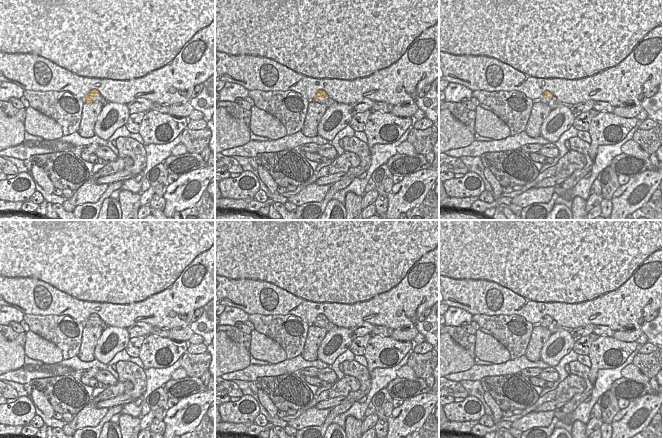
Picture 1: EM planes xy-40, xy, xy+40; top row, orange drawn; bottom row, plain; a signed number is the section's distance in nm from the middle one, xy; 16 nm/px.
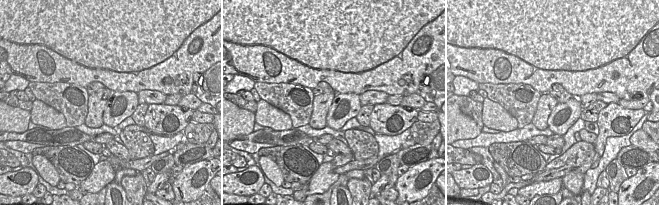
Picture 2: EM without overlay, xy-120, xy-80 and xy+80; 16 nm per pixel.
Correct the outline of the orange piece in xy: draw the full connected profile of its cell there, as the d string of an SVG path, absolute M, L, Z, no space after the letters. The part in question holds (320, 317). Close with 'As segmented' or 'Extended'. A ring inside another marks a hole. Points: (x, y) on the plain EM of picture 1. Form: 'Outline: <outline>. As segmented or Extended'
Outline: M319 314L312 325L324 328L327 332L331 331L334 327L337 327L333 323L331 323L323 314Z. Extended

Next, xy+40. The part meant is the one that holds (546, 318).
Outline: M544 315L542 321L538 324L544 328L547 328L551 334L554 334L563 329L556 321L549 315Z. Extended

